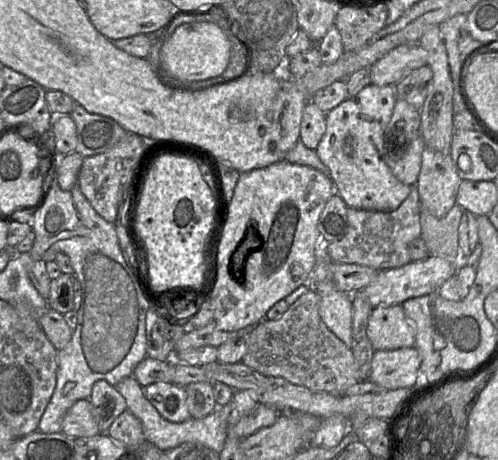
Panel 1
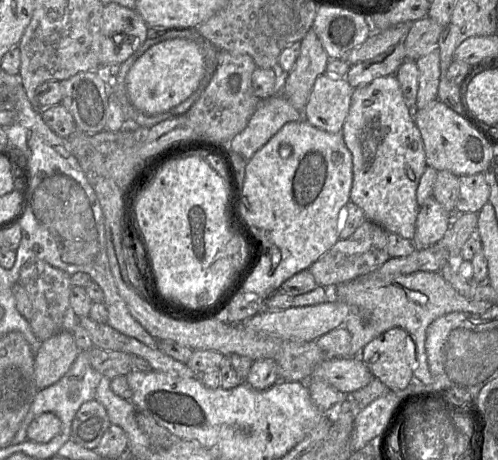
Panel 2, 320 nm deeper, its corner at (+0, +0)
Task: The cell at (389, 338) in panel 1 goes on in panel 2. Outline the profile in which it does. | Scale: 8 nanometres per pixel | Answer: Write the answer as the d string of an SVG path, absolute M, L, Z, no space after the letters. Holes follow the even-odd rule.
M391 328L374 338L359 356L390 391L403 392L412 380L416 350L410 335L402 328Z

